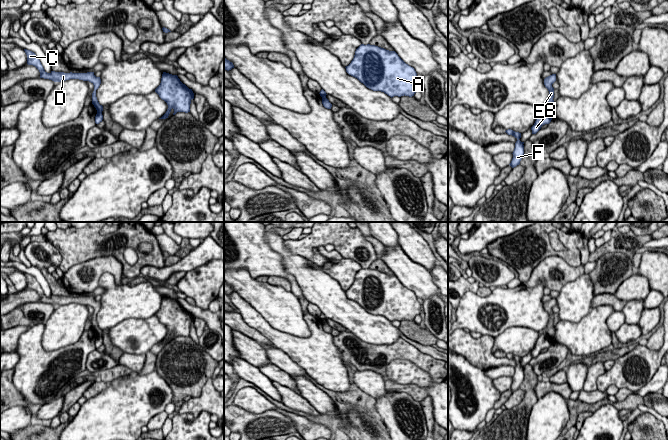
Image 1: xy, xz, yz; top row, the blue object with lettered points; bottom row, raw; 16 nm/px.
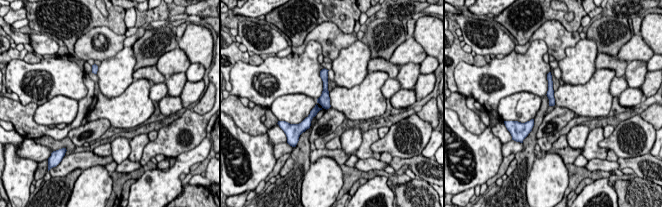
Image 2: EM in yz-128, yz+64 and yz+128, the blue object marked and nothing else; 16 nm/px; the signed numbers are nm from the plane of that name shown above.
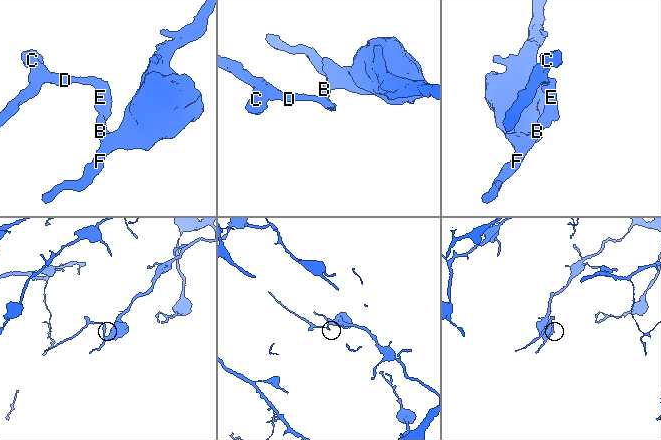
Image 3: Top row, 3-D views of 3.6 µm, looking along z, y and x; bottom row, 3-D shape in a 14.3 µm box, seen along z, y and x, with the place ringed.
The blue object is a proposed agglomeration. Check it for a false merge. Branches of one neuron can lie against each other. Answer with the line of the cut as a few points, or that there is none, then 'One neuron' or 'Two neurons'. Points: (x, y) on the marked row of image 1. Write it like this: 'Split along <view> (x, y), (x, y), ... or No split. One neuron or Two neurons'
Split along yz (543, 108), (549, 114). Two neurons

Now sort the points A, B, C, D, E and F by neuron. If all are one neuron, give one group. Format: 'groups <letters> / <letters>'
groups A B F / C D E

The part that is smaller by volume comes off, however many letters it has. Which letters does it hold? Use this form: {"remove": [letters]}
{"remove": ["C", "D", "E"]}

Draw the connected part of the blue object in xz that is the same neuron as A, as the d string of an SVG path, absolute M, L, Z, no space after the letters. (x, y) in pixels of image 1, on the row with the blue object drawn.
M361 44L355 51L346 72L367 88L390 96L412 97L420 91L422 81L415 69L406 64L395 51L375 45Z

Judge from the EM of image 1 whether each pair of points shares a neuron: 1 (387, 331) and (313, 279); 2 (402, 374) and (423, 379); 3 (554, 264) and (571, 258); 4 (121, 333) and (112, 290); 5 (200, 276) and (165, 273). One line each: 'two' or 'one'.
1: one
2: one
3: two
4: two
5: two

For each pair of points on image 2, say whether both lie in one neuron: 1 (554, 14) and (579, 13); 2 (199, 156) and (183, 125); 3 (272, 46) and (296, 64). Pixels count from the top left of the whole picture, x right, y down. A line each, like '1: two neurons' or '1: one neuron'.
1: one neuron
2: two neurons
3: two neurons

